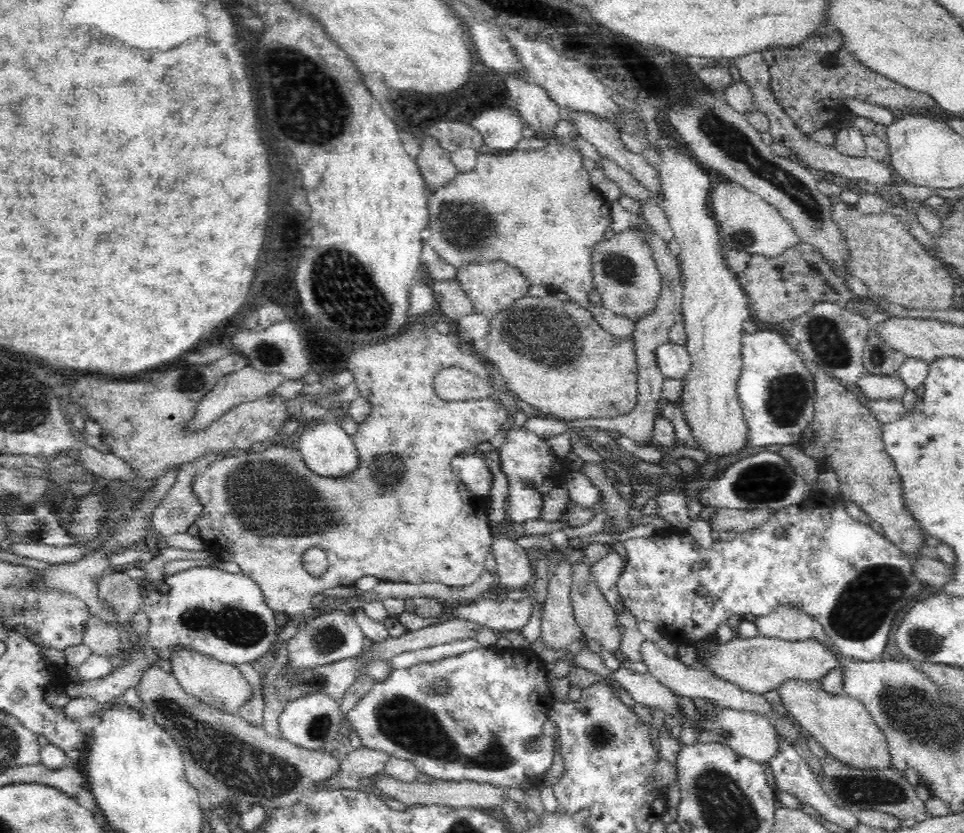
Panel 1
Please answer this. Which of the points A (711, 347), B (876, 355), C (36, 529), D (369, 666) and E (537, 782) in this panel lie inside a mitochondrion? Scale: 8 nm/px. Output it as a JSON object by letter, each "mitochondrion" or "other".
{"A":"other","B":"mitochondrion","C":"mitochondrion","D":"other","E":"other"}

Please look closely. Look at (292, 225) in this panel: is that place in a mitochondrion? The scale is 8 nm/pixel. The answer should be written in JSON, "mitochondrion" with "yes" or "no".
{"mitochondrion":"no"}

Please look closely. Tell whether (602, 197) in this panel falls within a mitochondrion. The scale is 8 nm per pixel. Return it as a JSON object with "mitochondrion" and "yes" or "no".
{"mitochondrion":"no"}

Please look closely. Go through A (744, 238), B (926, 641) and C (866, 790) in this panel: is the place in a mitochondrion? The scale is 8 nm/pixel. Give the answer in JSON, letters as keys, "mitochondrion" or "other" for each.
{"A":"mitochondrion","B":"mitochondrion","C":"mitochondrion"}

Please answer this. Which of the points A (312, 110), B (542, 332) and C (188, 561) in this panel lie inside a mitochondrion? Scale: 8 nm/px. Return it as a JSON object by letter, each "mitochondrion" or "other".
{"A":"mitochondrion","B":"mitochondrion","C":"other"}

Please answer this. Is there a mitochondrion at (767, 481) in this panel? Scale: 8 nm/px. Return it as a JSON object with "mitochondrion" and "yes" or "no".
{"mitochondrion":"yes"}

